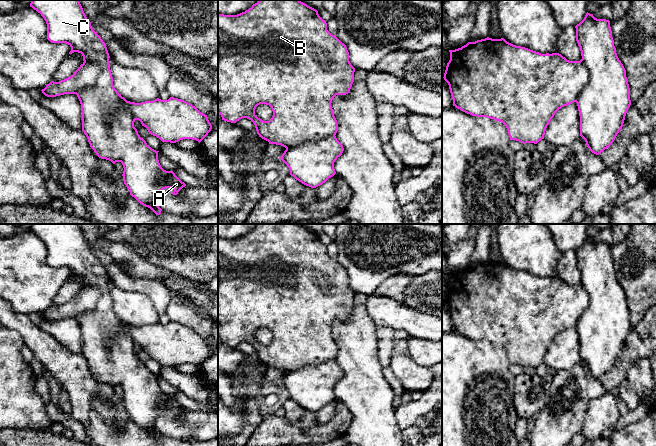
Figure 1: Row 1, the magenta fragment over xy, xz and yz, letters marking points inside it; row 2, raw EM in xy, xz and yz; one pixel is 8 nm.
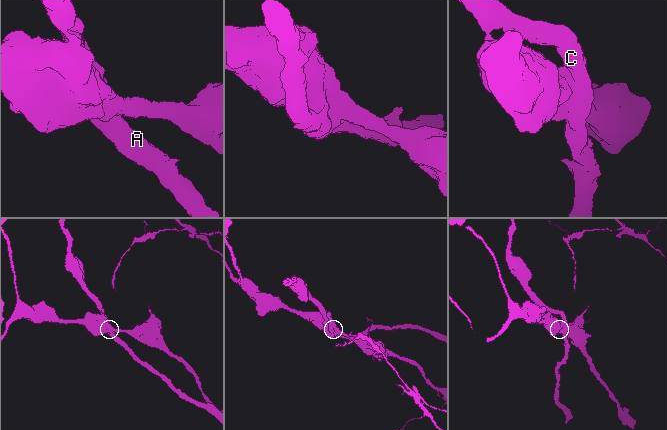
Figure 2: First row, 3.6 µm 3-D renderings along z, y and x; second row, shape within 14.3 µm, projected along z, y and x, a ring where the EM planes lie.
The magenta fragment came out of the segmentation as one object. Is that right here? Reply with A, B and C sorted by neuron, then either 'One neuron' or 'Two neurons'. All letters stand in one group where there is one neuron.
Groups: A C / B. Two neurons

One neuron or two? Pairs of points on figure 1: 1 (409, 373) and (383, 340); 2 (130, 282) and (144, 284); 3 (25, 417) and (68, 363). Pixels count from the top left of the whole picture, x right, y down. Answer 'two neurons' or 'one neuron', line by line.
1: two neurons
2: one neuron
3: two neurons

